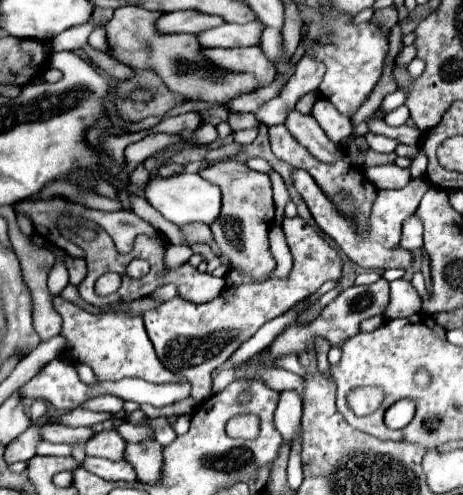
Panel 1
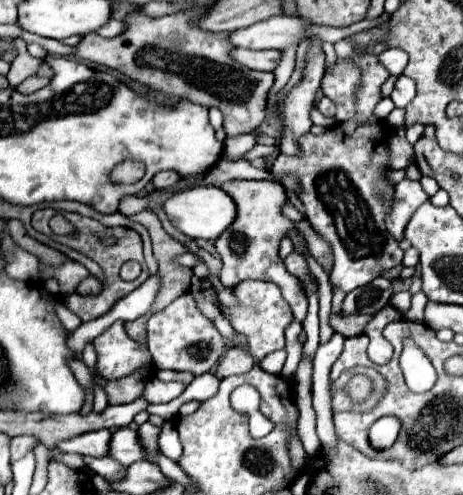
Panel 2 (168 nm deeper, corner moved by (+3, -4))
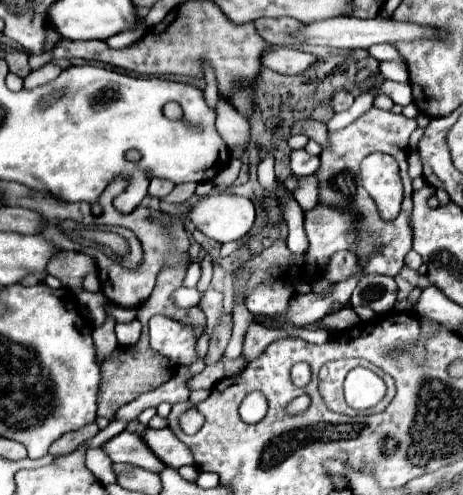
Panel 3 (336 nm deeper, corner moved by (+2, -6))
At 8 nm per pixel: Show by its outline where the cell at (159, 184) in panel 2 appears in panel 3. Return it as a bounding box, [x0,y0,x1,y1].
[148,178,174,198]

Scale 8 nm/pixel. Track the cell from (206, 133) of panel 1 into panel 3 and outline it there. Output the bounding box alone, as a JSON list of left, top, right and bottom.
[216,100,250,148]

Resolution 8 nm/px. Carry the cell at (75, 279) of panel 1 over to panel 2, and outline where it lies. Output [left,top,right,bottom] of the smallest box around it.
[76,276,103,296]

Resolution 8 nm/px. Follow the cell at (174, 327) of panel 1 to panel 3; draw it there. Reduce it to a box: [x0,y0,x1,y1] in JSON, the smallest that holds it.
[150,316,198,366]

